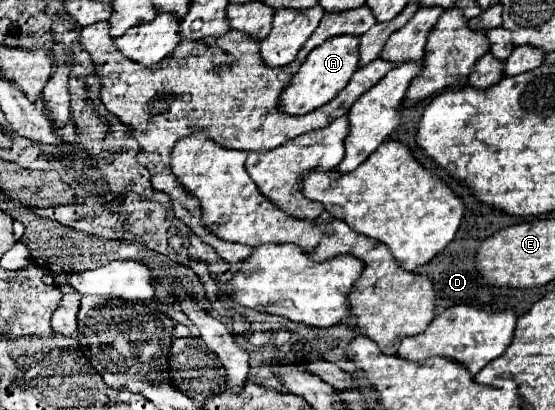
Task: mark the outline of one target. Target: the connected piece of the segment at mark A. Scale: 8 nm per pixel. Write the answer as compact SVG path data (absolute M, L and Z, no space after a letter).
M339 34L335 38L327 38L307 56L297 74L291 78L291 82L283 90L283 100L279 106L287 114L307 114L333 100L347 86L347 82L357 70L359 70L359 36Z

